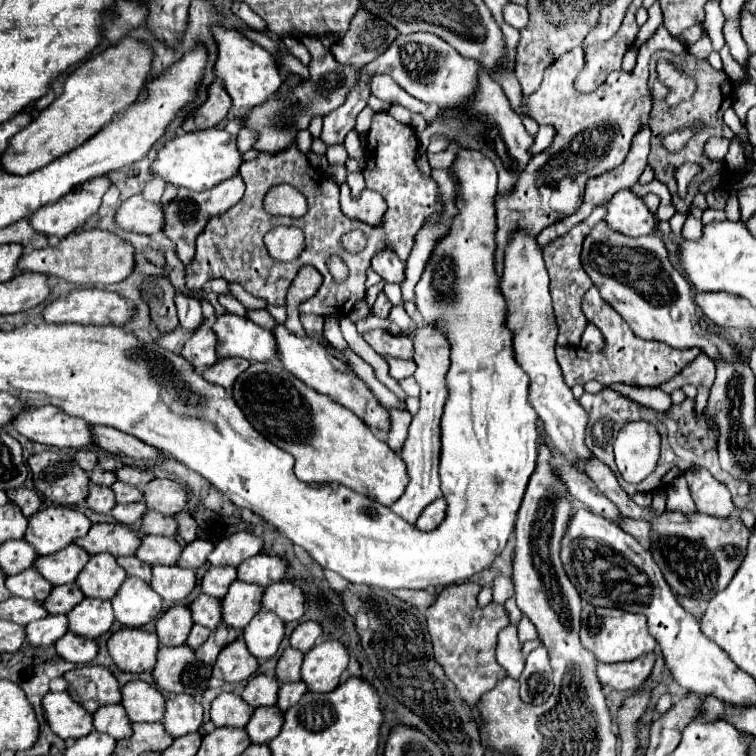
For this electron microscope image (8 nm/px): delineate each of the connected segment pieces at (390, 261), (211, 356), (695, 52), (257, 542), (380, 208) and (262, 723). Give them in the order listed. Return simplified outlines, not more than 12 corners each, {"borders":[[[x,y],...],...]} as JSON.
{"borders":[[[394,252],[372,258],[372,270],[386,282],[404,282],[404,264]],[[202,324],[184,344],[182,356],[194,366],[216,364],[218,336]],[[708,36],[688,46],[688,54],[696,60],[708,58],[710,38]],[[250,532],[220,540],[208,556],[210,566],[238,566],[262,550]],[[340,184],[340,206],[348,218],[378,224],[384,198],[364,188],[352,196]],[[256,708],[246,732],[250,742],[280,734],[282,712]]]}

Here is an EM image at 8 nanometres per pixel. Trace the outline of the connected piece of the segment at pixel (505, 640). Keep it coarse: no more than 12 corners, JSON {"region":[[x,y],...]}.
{"region":[[514,624],[500,630],[496,660],[516,680],[524,668]]}

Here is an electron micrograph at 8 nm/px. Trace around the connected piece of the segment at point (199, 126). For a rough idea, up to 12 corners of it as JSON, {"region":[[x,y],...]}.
{"region":[[222,80],[184,122],[184,130],[218,126],[232,106]]}

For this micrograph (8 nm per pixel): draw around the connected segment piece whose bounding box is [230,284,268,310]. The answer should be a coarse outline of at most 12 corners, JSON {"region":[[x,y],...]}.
{"region":[[230,284],[232,294],[248,310],[266,310],[266,302]]}

